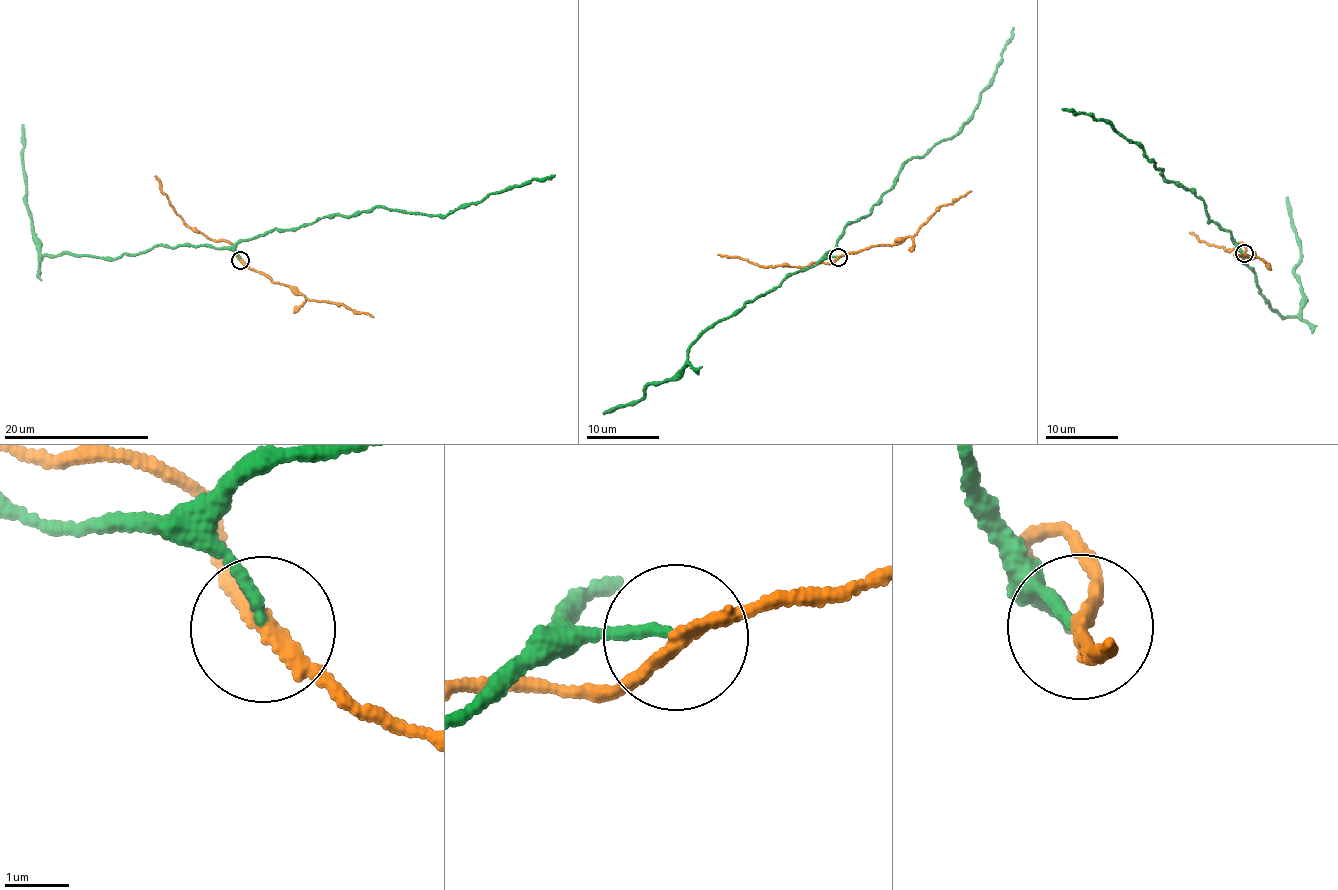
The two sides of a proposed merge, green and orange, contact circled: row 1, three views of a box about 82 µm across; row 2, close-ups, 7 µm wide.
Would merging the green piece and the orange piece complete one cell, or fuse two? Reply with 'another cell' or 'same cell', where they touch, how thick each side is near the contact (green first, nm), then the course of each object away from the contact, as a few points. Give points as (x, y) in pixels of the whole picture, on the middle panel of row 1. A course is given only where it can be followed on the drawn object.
another cell; at (838, 257); 160 nm thick on the green side, 200 nm on the other; green runs (837, 257), (826, 256), (843, 229), (866, 216), (892, 186), (901, 165), (924, 155), (970, 118), (1013, 27); orange runs (837, 257), (878, 245), (901, 243), (942, 205), (951, 205), (970, 191)

